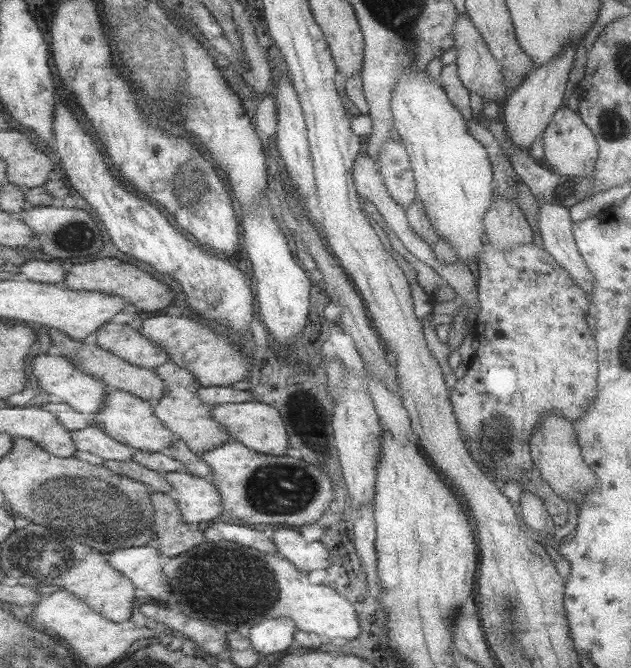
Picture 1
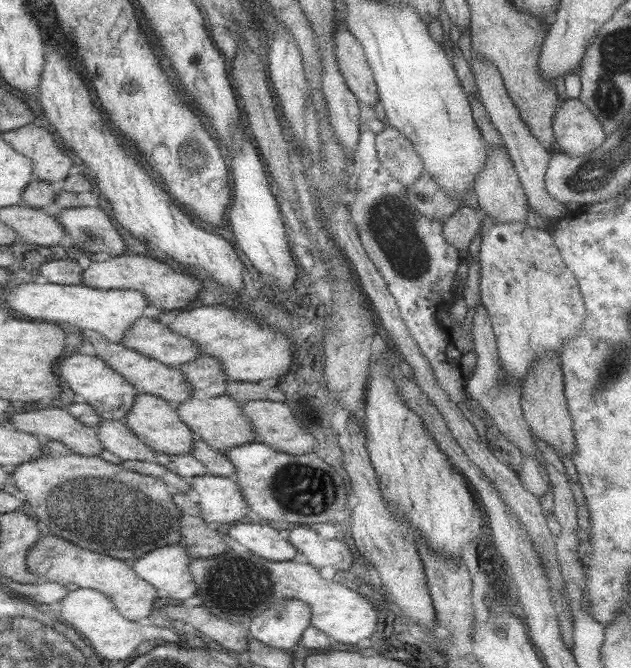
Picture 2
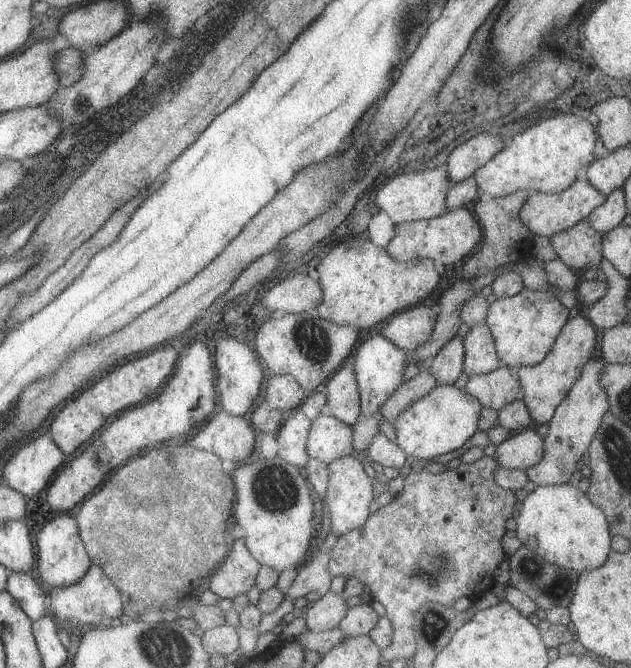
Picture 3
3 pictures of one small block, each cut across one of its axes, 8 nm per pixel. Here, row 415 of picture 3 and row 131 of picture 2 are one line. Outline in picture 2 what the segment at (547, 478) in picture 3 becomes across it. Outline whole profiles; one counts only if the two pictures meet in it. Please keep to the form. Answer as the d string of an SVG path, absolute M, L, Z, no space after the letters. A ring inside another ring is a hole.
M566 99L554 114L555 151L570 156L592 153L606 140L600 121L580 99Z

